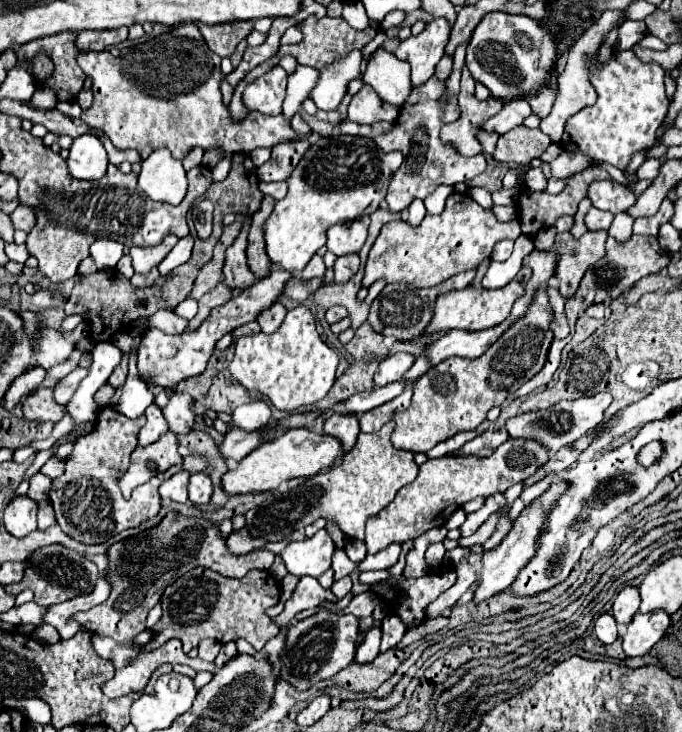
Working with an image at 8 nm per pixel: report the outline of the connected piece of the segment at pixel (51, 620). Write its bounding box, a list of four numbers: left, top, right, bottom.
[45,572,111,638]

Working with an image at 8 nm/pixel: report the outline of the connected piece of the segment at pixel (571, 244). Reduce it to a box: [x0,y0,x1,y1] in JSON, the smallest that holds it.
[551,232,607,300]

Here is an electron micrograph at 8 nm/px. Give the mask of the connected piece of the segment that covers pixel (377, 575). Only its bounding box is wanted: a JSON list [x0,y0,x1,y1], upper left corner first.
[359,570,391,584]

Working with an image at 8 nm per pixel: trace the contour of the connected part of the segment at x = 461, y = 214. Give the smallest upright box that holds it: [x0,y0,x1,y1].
[363,192,521,288]

